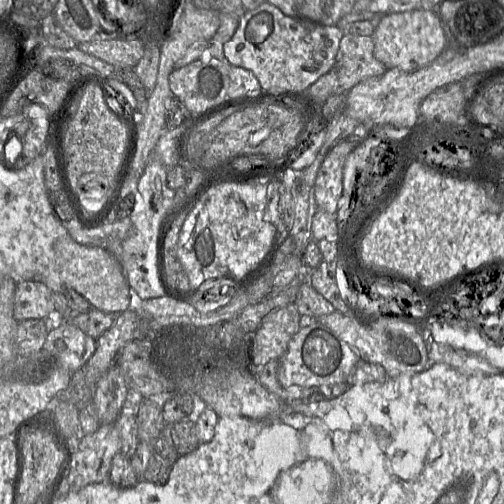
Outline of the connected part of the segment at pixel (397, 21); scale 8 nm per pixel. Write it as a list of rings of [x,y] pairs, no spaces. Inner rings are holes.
[[[414,9],[383,15],[374,34],[374,56],[386,69],[414,72],[432,63],[446,48],[443,23],[436,10]]]

